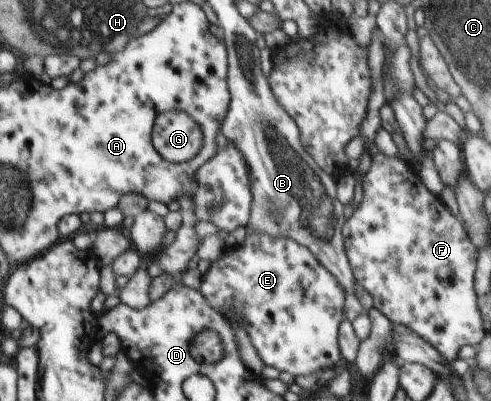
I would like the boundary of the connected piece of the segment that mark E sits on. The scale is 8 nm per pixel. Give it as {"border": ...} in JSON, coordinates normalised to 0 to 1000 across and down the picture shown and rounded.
{"border":[[[503,586],[495,608],[464,618],[450,643],[428,658],[426,673],[413,688],[405,728],[422,746],[434,771],[454,776],[475,771],[493,798],[505,835],[511,840],[513,860],[527,880],[530,895],[544,913],[556,913],[564,923],[589,928],[597,938],[617,938],[623,933],[646,933],[697,905],[699,893],[688,860],[690,810],[701,800],[701,753],[705,733],[701,718],[684,701],[684,693],[660,668],[644,646],[644,638],[623,616],[601,603],[597,596],[578,596],[576,591],[550,591],[548,586]]]}

